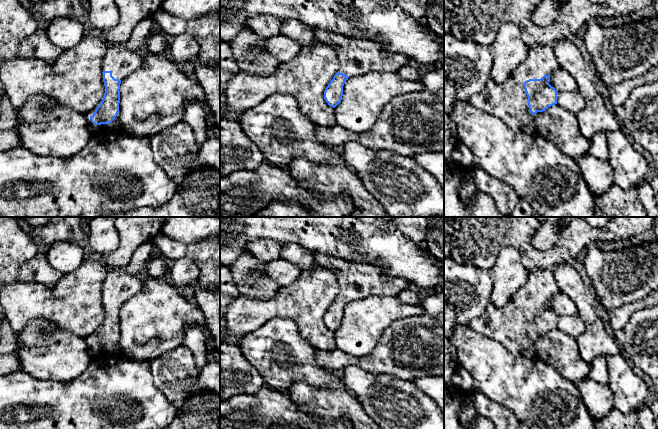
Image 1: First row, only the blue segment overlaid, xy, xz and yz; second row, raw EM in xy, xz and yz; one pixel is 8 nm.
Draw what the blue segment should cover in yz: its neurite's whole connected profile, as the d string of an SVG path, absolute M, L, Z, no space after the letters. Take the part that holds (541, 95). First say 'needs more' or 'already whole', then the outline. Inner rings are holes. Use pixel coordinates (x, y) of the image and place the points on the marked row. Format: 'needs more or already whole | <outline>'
needs more | M534 45L527 58L512 72L510 77L496 83L490 79L485 88L472 95L469 102L486 113L500 118L515 132L537 132L534 115L557 104L558 91L549 84L550 75L559 67L552 45Z

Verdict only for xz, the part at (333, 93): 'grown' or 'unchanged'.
grown

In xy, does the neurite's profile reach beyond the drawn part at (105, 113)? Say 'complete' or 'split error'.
split error

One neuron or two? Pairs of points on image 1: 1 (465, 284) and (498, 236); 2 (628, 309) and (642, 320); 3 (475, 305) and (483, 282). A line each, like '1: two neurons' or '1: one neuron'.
1: two neurons
2: two neurons
3: one neuron

